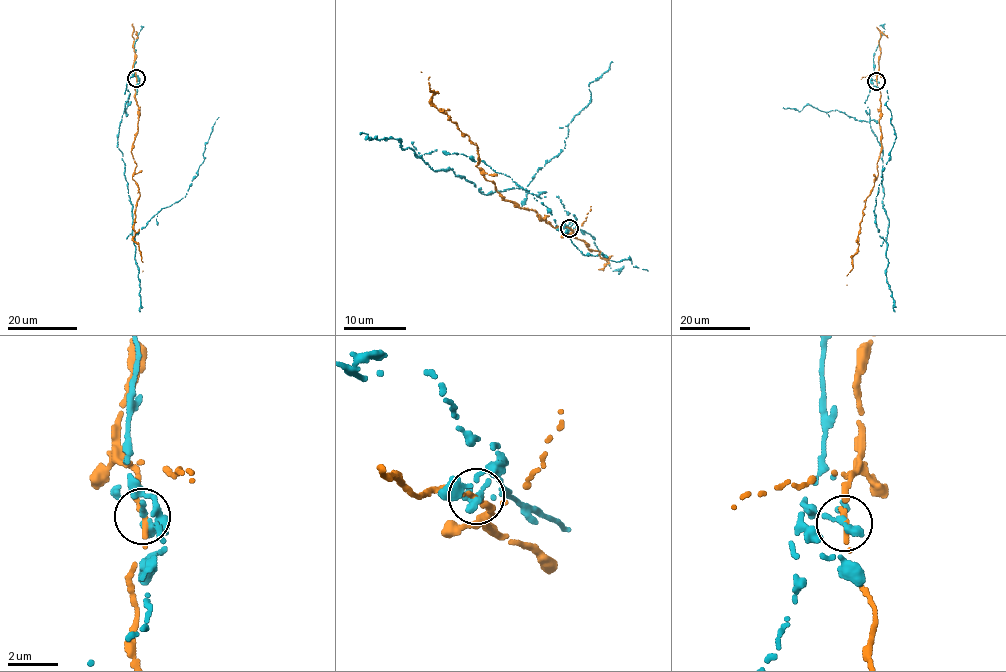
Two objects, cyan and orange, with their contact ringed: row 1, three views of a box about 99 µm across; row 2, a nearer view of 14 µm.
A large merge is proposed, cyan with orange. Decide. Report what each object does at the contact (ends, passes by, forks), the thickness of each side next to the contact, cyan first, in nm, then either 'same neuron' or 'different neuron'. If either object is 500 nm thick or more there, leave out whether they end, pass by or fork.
cyan passes by; orange ends; calibres 280 and 280 nm; different neuron

